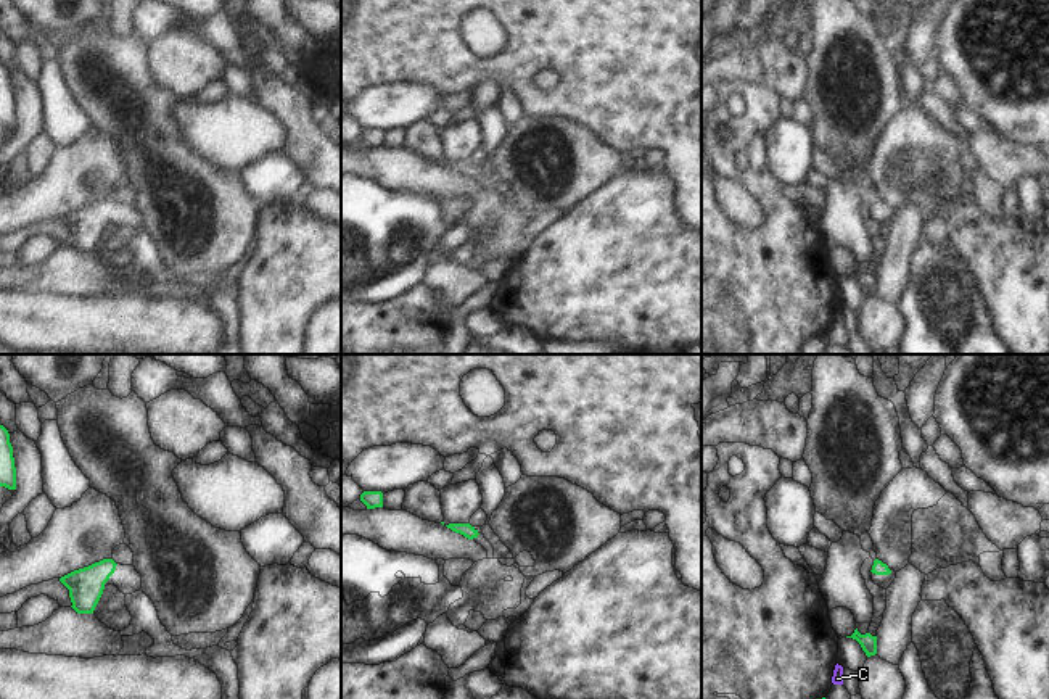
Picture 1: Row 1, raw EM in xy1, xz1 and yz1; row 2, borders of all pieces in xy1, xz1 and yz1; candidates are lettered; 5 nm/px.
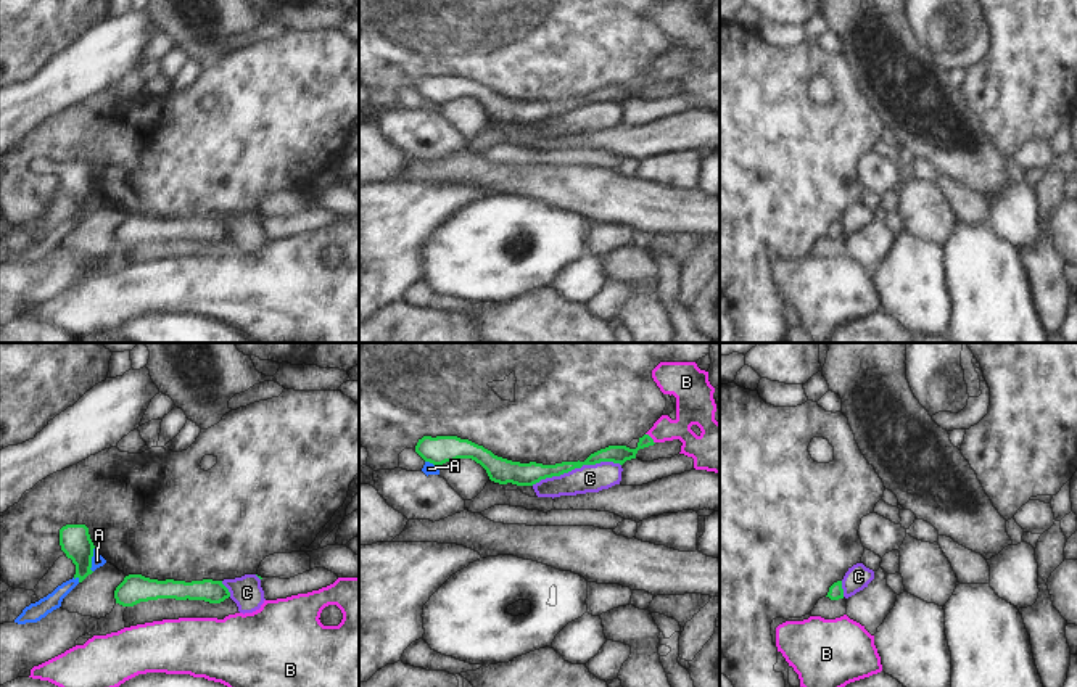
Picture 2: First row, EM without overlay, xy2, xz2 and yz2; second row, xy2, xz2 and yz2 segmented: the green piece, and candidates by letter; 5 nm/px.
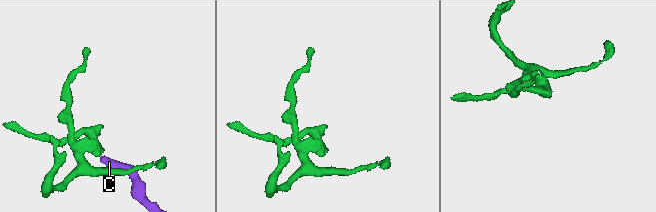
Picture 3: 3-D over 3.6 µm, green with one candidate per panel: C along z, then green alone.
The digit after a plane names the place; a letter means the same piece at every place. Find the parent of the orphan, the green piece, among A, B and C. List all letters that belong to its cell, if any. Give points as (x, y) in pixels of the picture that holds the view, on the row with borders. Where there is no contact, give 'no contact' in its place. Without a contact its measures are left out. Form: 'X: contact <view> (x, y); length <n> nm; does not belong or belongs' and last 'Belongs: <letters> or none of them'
A: contact xy2 (90, 560); length 130 nm; does not belong
B: contact xz2 (651, 438); length 70 nm; does not belong
C: contact xz2 (575, 467); length 460 nm; does not belong
Belongs: none of them

